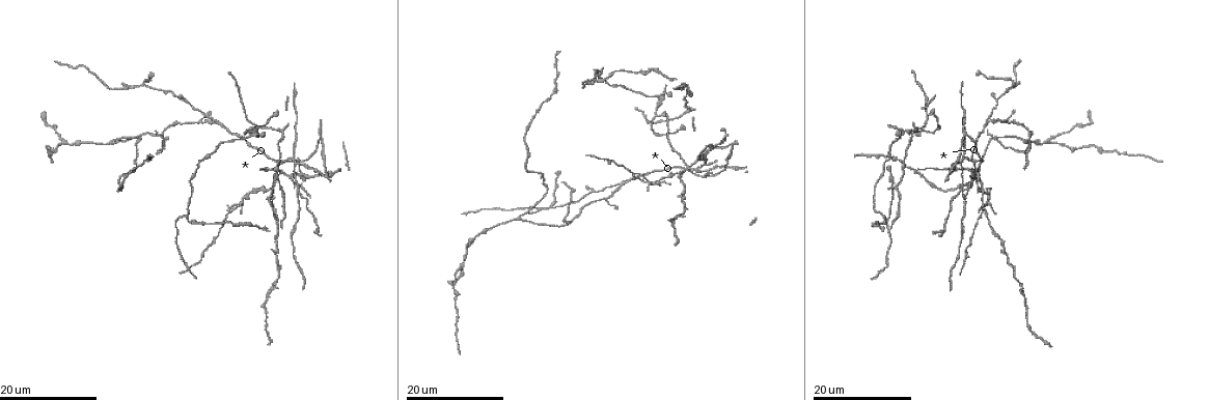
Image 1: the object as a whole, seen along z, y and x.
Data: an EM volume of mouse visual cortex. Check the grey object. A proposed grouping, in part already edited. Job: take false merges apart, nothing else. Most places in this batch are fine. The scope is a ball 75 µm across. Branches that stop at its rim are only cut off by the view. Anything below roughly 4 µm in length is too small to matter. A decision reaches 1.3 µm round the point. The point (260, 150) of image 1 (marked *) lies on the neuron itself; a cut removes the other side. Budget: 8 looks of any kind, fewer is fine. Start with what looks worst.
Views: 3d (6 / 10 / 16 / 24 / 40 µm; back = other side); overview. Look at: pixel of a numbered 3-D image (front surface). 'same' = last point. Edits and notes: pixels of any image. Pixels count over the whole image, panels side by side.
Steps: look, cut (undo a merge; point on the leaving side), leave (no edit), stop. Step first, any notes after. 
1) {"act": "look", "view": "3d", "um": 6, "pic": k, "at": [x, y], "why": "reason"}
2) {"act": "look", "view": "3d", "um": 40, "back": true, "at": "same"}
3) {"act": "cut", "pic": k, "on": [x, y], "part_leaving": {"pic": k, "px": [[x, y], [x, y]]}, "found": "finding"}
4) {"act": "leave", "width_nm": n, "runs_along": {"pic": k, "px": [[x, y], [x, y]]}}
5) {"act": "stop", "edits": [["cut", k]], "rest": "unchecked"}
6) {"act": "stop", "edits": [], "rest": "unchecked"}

{"act": "look", "view": "3d", "um": 16, "pic": 1, "at": [963, 192], "why": "four or more arms meet"}

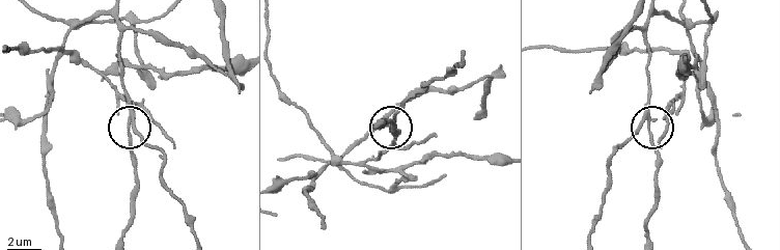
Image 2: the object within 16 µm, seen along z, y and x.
{"act": "look", "view": "3d", "um": 6, "pic": 2, "at": [127, 125], "why": "closer look"}

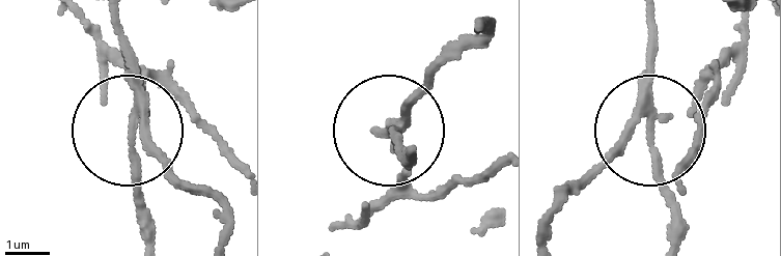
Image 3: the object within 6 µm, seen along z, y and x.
{"act": "cut", "pic": 3, "on": [159, 154], "side_arm_um": 14, "part_leaving": {"pic": 3, "px": [[140, 105], [150, 146], [214, 201], [218, 235]]}, "found": "a second neuron is stuck on"}

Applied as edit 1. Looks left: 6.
{"act": "look", "view": "overview", "why": "redraw"}

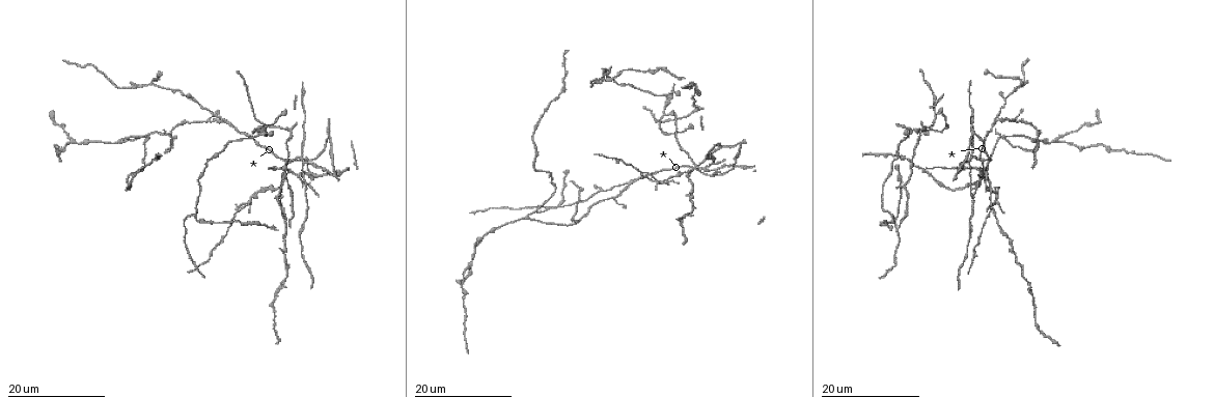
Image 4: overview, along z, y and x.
{"act": "look", "view": "3d", "um": 24, "pic": 4, "at": [221, 123], "why": "side arm on a straight run"}

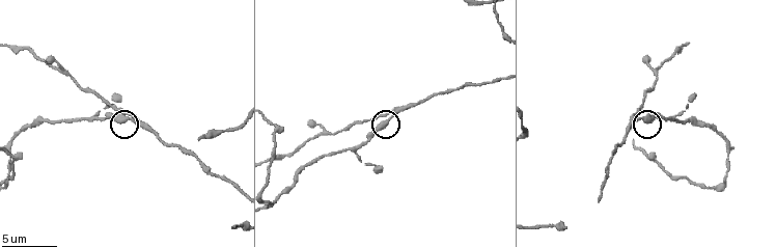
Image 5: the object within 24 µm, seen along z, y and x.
{"act": "look", "view": "3d", "um": 6, "pic": 5, "at": [125, 117], "why": "closer look"}

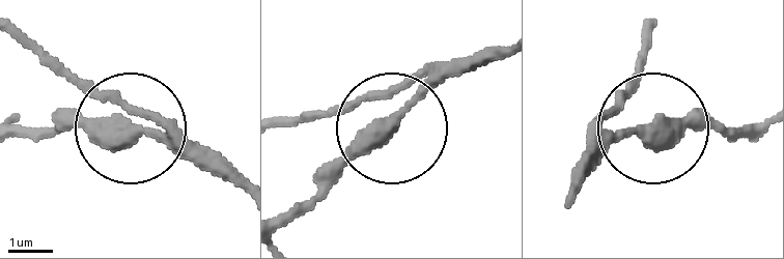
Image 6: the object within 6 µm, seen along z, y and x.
{"act": "leave", "side_arm_um": 41, "runs_along": {"pic": 6, "px": [[569, 193], [640, 130], [625, 104], [636, 59]]}, "found": "one neuron here"}

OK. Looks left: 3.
{"act": "look", "view": "3d", "um": 24, "pic": 4, "at": [152, 85], "why": "side arm on a straight run"}

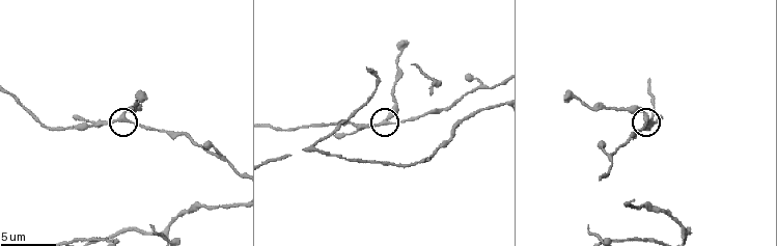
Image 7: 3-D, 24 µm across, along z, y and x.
{"act": "look", "view": "3d", "um": 10, "pic": 7, "at": [384, 120]}

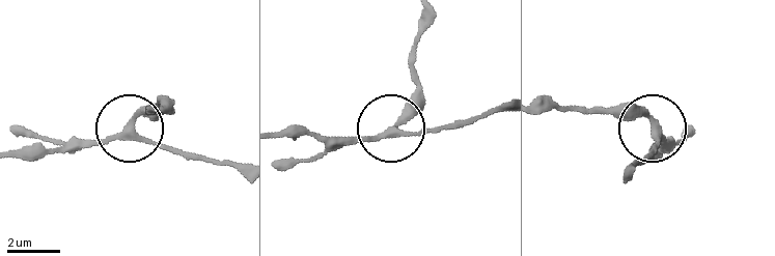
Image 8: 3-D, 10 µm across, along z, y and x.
{"act": "leave", "side_arm_um": 9, "runs_along": {"pic": 8, "px": [[626, 171], [659, 142], [639, 114], [608, 111]]}, "found": "continuous, no second neuron"}

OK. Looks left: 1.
{"act": "stop", "edits": [["cut", 3]], "rest": "unchecked"}

